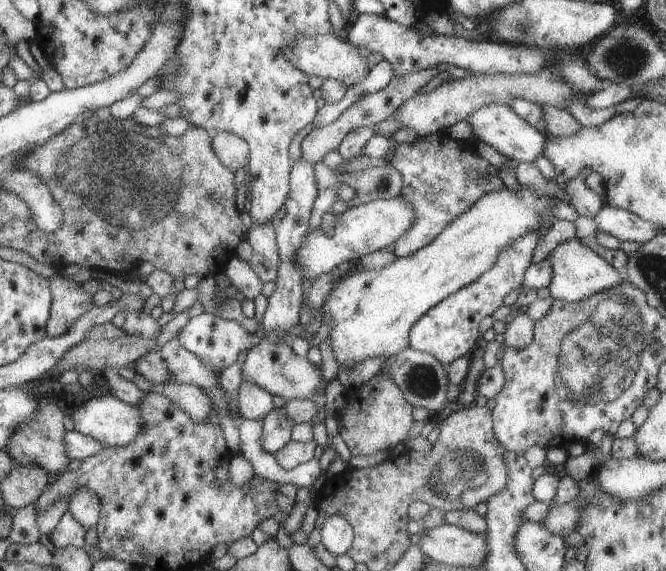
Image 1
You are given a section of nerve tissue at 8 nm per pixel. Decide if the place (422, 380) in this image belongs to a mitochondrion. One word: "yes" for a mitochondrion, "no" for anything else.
yes

